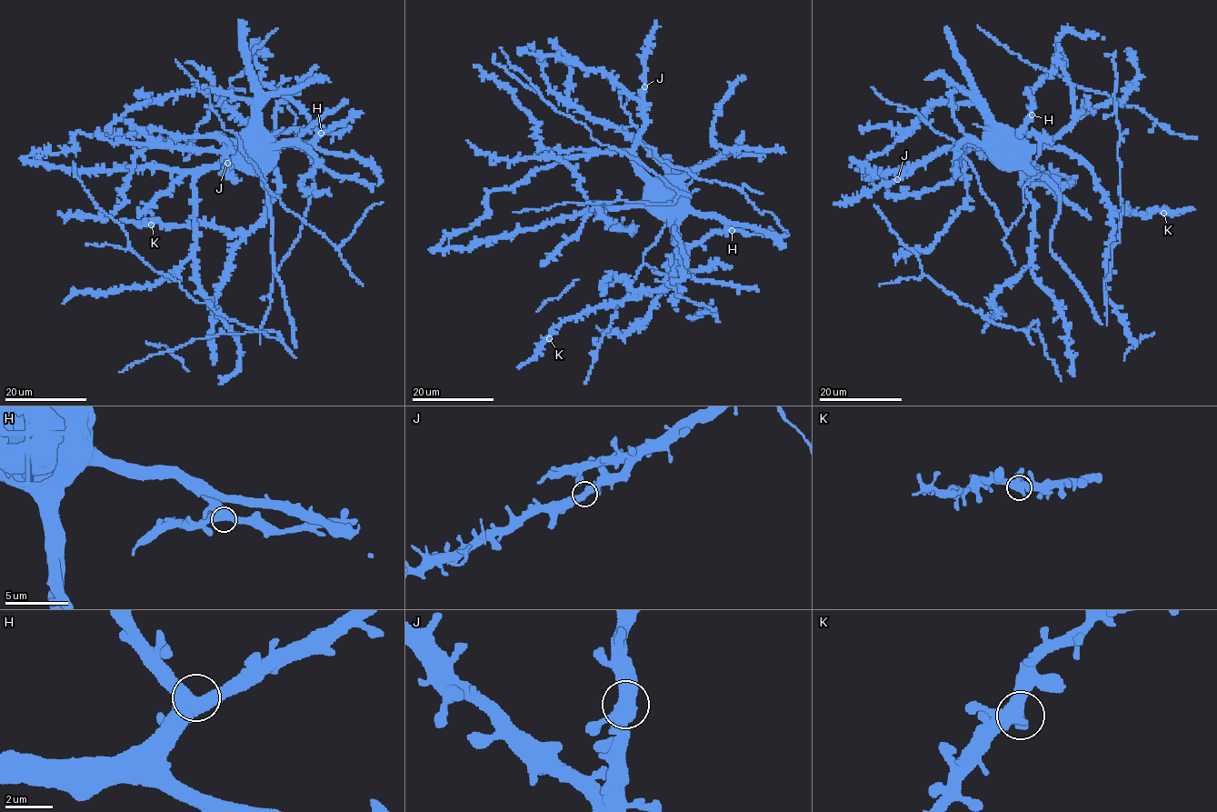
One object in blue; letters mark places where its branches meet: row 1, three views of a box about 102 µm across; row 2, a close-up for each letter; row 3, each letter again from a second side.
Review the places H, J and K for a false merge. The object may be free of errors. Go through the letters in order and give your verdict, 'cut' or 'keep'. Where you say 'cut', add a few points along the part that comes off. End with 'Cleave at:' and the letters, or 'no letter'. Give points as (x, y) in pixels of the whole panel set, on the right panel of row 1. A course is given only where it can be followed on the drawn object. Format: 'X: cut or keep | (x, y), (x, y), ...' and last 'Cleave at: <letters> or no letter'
H: keep
J: keep
K: keep
Cleave at: no letter

